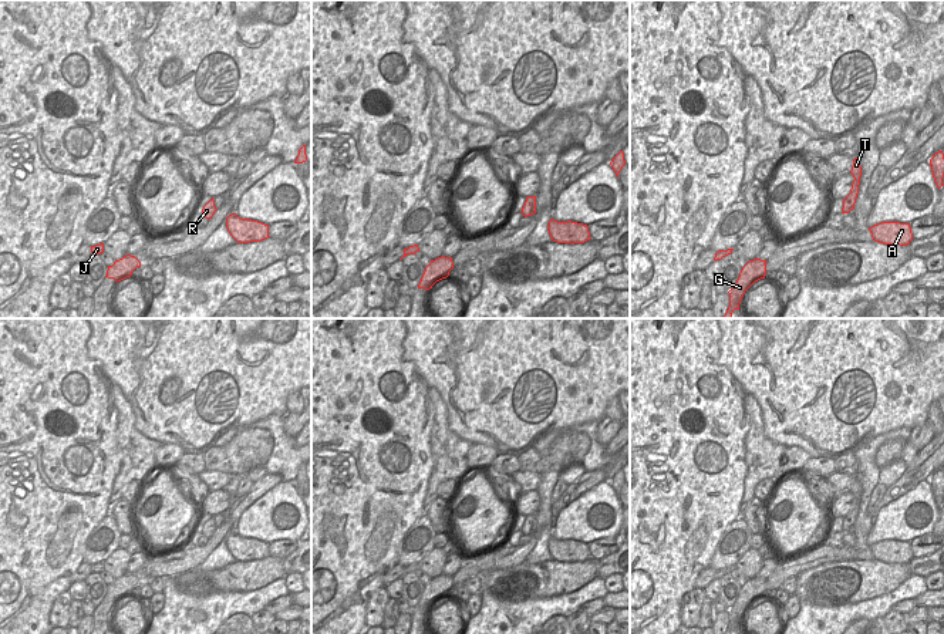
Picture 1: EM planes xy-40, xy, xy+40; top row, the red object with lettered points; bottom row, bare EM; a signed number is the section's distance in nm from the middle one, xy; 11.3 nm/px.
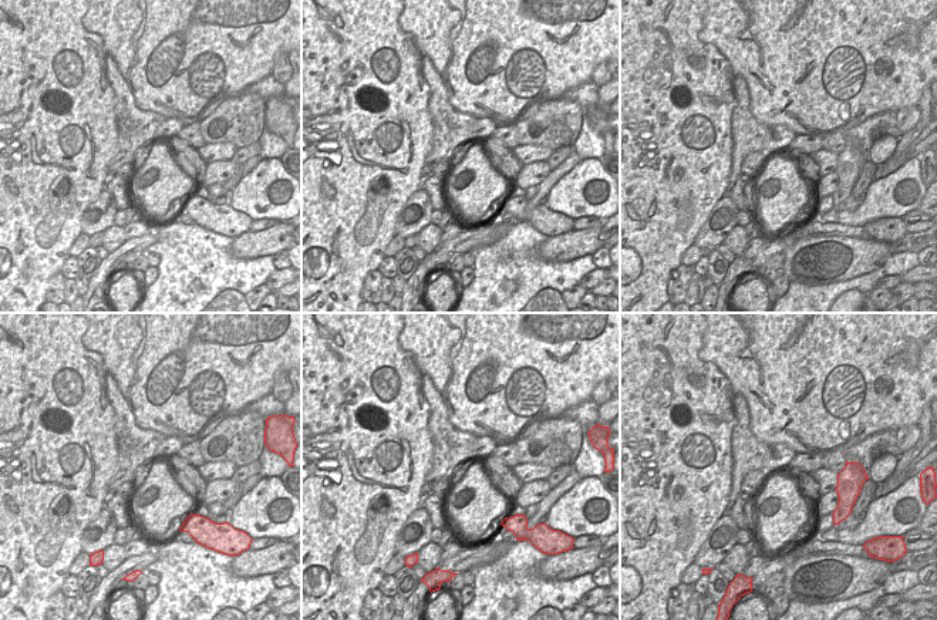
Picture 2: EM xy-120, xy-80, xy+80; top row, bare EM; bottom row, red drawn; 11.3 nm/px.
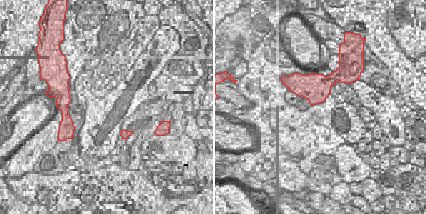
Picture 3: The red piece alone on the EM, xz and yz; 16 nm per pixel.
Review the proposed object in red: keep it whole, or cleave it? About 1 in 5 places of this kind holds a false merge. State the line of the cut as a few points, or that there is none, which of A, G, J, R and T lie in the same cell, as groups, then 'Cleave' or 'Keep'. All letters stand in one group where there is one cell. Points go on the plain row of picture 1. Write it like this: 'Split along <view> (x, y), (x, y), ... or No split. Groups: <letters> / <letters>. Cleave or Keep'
No split. Groups: A G J R T. Keep

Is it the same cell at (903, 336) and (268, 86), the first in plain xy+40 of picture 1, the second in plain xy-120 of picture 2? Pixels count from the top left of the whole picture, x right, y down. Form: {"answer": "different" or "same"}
{"answer": "different"}

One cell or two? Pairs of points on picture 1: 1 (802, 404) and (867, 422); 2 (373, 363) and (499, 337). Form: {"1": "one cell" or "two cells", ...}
{"1": "one cell", "2": "two cells"}

